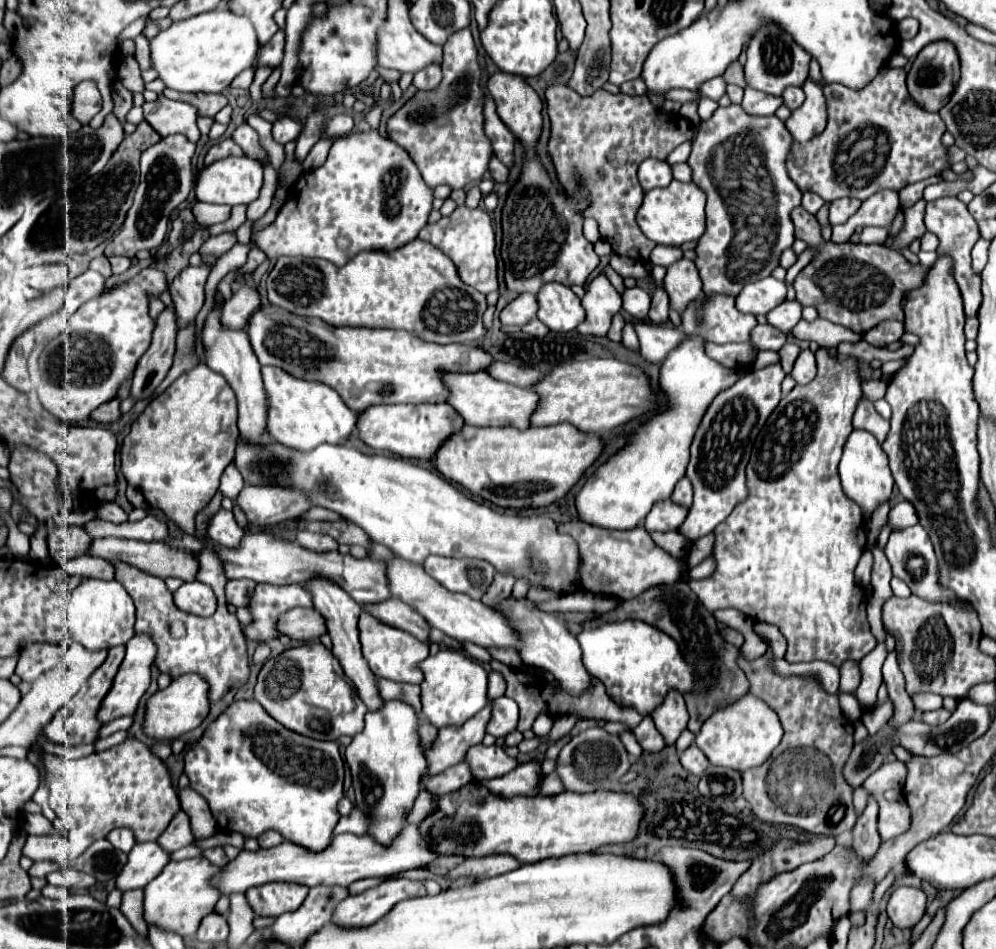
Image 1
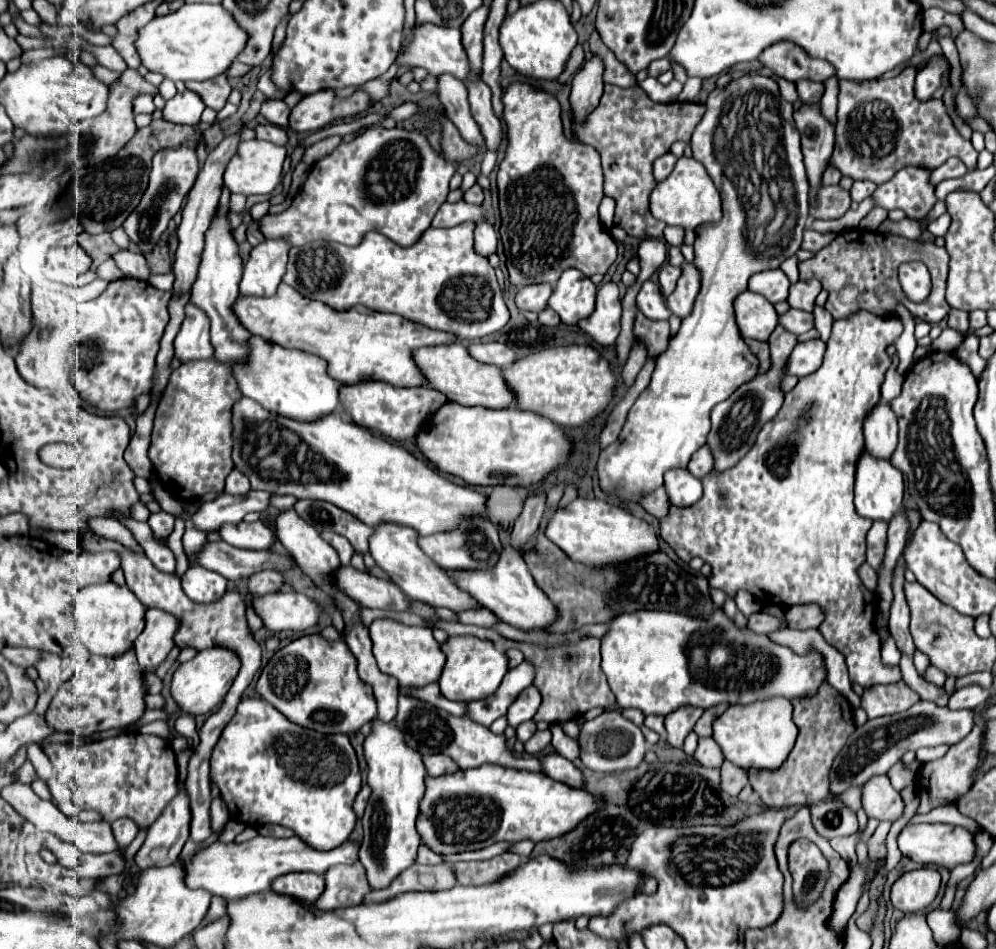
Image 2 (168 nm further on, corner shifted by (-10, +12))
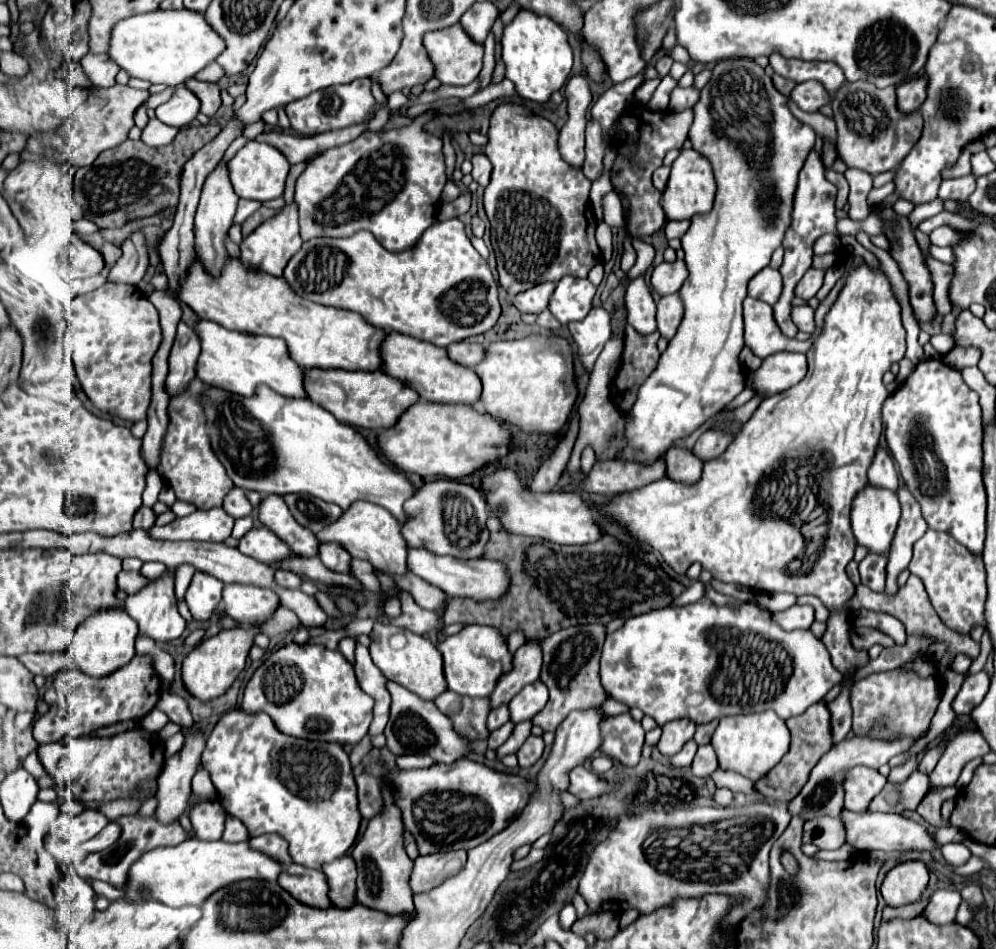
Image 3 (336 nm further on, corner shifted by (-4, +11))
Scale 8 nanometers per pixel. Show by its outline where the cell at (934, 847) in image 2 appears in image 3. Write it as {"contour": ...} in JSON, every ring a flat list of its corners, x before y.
{"contour":[[842,810,840,818,844,820,846,826,846,834,848,834,848,842,856,848,856,850,882,850,882,852,908,852,908,850,916,850,916,852,936,852,940,846,934,840,934,836,930,836,930,832,902,816,902,814,878,814,878,812,850,812,850,810]]}

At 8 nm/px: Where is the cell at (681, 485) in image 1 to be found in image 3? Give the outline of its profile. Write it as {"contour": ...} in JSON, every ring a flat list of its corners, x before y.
{"contour":[[708,430,708,432,704,432,704,434,698,438,698,442,696,442,696,446,692,448,692,452,694,452,702,462,708,462,708,460,718,458,718,456,728,448,728,444,730,444,730,438,728,438,726,434,716,432,716,430]]}

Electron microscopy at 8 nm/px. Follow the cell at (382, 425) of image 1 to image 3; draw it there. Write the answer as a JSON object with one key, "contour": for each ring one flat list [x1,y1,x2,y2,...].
{"contour":[[308,370,306,372,306,392,308,398,322,408,326,408,330,414,336,416,336,420,346,422,350,426,358,428,370,428,370,430,388,430,392,428,402,412,418,402,418,392,414,392,410,386,402,384,400,380,394,380,392,376,386,376,384,372,346,372,346,370]]}

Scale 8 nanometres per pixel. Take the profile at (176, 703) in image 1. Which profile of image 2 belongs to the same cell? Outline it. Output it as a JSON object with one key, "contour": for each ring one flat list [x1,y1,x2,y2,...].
{"contour":[[210,647,210,649,198,651,198,655,192,661,182,663,176,669,172,687,170,687,172,697,190,715,212,713,224,701,224,695,228,693,238,671,240,671,240,659,234,651,230,651,226,647]]}

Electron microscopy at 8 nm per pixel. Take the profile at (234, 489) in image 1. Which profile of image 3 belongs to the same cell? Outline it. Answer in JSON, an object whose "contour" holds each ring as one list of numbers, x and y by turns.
{"contour":[[232,488,228,494,226,494,226,500,222,504,222,508,234,516,234,518,242,518,242,516,248,516,252,514,252,506,246,498,246,492,242,488]]}

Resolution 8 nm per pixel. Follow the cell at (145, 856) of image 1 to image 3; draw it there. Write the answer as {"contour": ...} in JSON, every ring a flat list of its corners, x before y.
{"contour":[[190,734,186,736,186,746,166,760,166,766,158,778,158,806,154,812,160,824,172,824,184,814,192,794,190,780,198,770,204,744,206,738,202,734]]}

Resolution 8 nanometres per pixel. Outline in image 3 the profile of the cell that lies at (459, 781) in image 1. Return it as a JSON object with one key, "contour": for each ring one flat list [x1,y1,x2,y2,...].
{"contour":[[398,756,396,766,400,770,416,770,416,768,430,768,434,760,430,756]]}

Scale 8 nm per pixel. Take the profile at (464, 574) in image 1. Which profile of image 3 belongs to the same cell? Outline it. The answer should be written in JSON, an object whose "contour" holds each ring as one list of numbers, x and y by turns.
{"contour":[[436,480,424,484,406,504,410,516,402,524,402,536,410,548,426,548,438,556,456,556,462,560,482,558,490,532,486,528,488,506,476,488,454,480]]}

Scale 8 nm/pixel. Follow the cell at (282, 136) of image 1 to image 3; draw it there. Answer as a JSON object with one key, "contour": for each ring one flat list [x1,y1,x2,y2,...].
{"contour":[[360,78,350,84,330,86,330,88,324,88,322,92,318,90,306,98,300,98,300,100,286,104,286,116,290,120,290,128,296,134,314,136,320,132,338,130,338,128,346,128,346,126,362,122,362,118,374,108,374,104,376,104,376,100,372,98,372,92,370,92,370,80]]}

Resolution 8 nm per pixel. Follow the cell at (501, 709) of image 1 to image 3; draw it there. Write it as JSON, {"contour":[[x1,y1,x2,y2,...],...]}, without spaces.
{"contour":[[540,680,524,686,508,704,510,720,514,724,522,720,532,720,532,716,536,716,544,708,546,700,548,700,548,690]]}

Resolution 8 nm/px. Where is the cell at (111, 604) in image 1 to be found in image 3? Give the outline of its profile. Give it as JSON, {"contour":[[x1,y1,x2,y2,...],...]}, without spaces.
{"contour":[[100,608,78,626,72,638,70,652,74,656,78,670,90,676,106,676,122,668,136,656,134,652,136,634,138,634,138,624,134,622,134,618,130,618,130,614,124,608]]}

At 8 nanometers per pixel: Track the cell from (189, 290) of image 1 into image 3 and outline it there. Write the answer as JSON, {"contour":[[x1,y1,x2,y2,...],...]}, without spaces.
{"contour":[[180,322,178,334,168,356,168,378,166,378,166,392,170,396,182,392,186,384,196,376,196,362,200,356,200,340,192,326]]}

